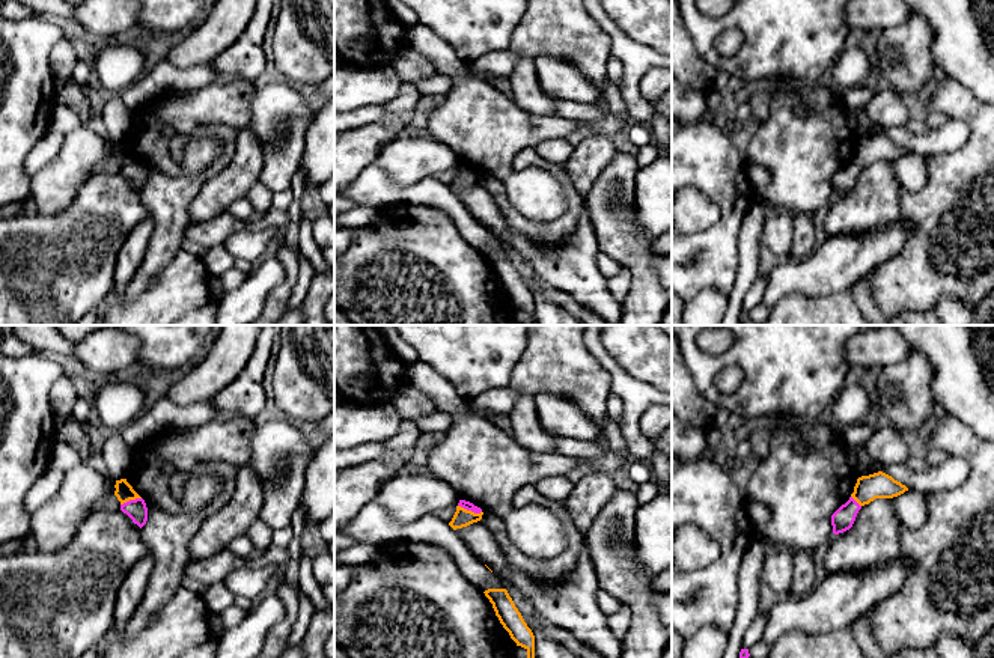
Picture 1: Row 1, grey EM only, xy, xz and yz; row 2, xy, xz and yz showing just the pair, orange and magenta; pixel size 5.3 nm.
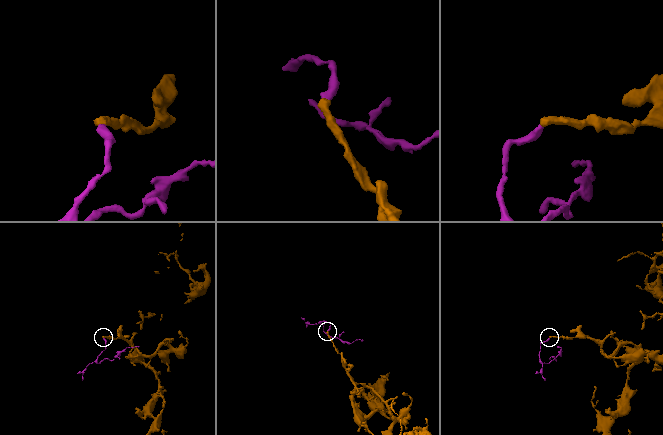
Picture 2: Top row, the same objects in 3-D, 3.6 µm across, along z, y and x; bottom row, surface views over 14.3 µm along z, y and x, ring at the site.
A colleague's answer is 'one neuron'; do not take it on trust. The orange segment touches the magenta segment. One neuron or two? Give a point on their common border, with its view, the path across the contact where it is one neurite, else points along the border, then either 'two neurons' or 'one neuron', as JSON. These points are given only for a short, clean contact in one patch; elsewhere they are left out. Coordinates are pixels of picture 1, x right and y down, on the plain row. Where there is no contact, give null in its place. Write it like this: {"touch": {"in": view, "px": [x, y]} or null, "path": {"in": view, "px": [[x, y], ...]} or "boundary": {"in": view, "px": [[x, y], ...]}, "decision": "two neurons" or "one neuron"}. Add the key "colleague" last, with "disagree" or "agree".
{"touch": {"in": "xz", "px": [470, 173]}, "path": {"in": "xz", "px": [[463, 179], [470, 173], [463, 166]]}, "decision": "one neuron", "colleague": "agree"}

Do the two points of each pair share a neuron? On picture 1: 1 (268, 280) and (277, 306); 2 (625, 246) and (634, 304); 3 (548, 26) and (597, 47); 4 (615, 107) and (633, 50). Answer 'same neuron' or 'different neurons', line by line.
1: different neurons
2: same neuron
3: same neuron
4: different neurons

